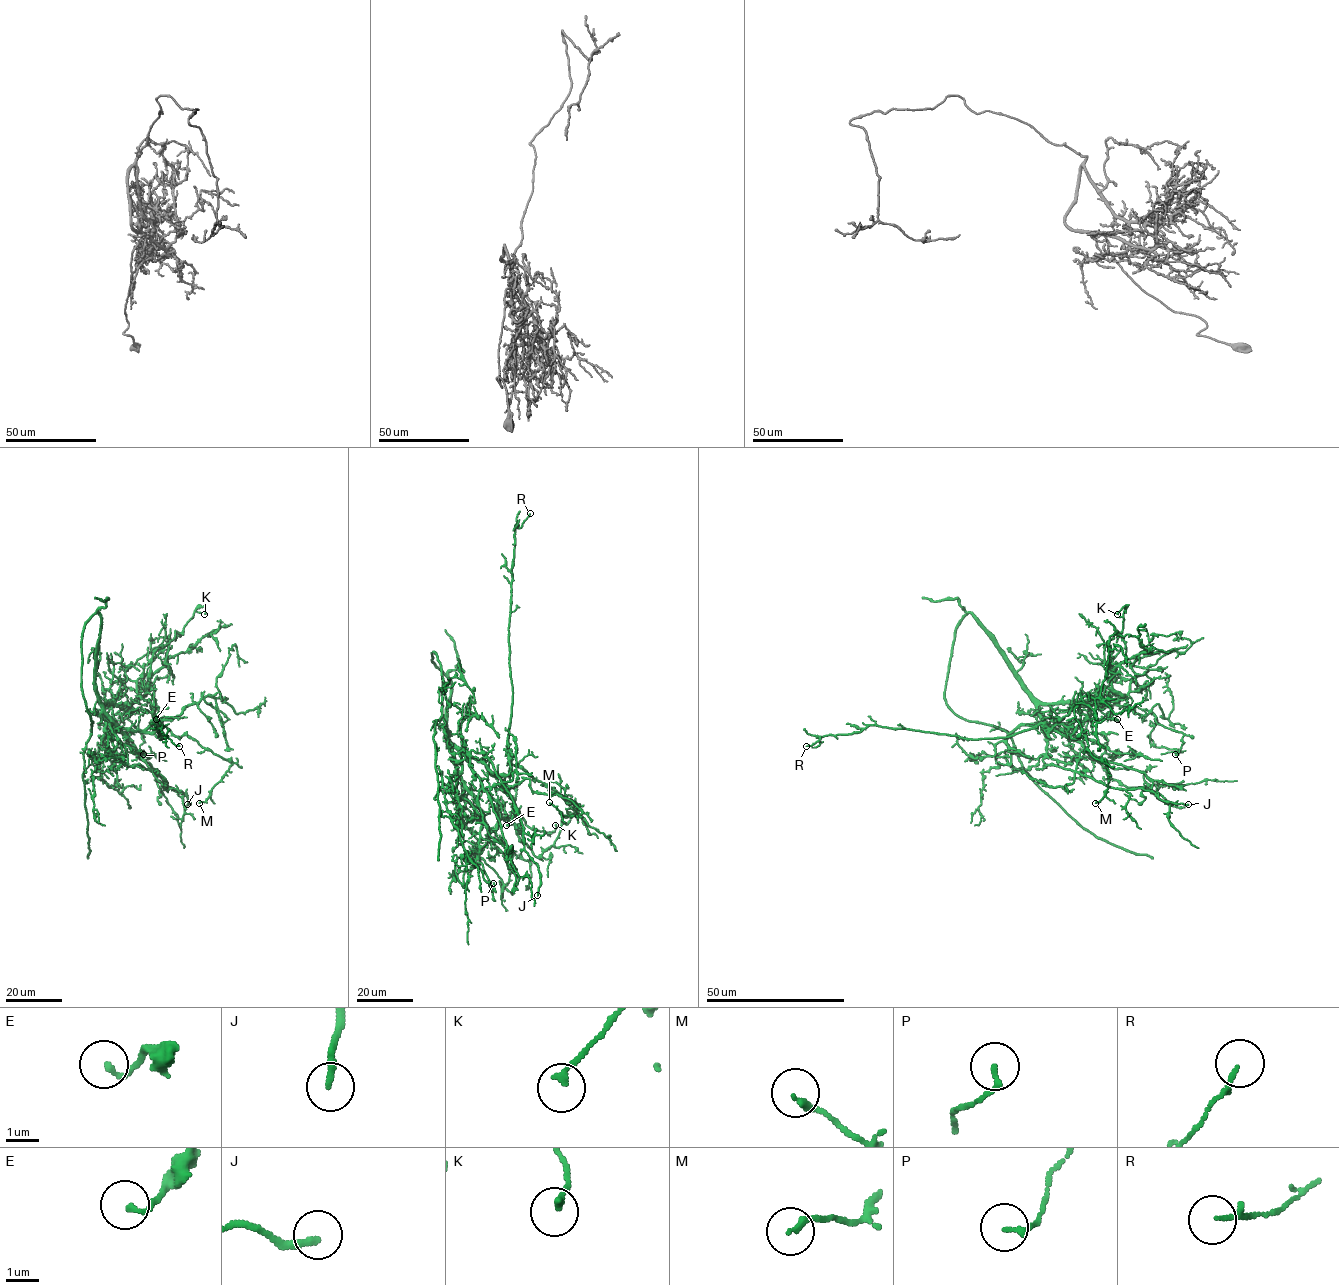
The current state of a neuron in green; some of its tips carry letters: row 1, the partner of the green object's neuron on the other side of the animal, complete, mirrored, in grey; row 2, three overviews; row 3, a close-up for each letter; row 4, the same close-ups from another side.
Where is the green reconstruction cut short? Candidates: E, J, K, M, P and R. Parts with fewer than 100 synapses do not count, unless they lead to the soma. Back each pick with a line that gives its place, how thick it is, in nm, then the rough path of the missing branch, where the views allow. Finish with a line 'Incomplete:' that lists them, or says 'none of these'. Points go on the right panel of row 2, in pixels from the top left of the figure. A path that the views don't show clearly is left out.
Incomplete: none of these

